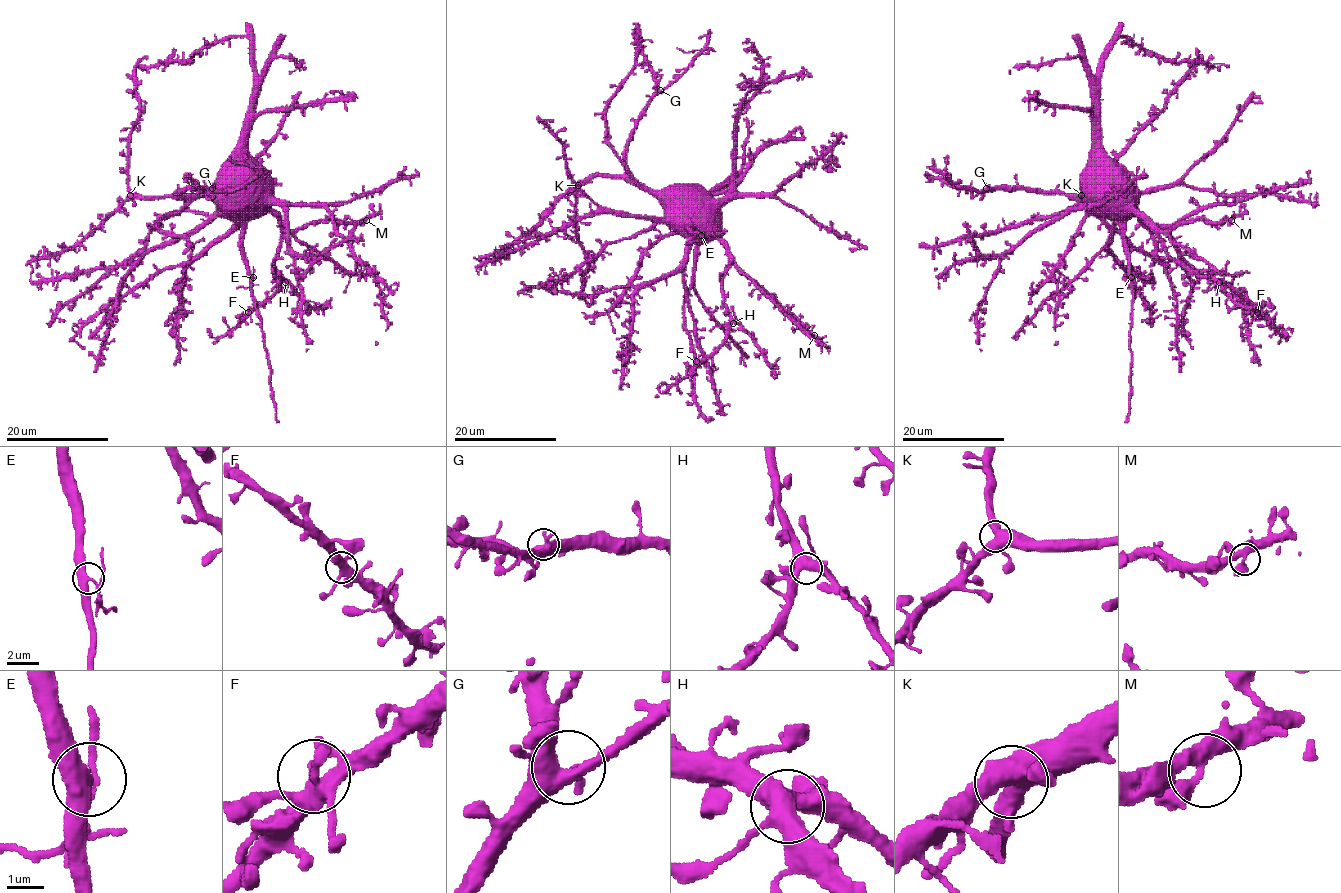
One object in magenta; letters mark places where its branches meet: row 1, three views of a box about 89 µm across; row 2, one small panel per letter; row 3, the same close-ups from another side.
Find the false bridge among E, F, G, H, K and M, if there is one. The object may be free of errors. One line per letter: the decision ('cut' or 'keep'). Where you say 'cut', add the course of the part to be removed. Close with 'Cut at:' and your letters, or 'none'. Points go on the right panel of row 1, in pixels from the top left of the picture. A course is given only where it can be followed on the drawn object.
E: cut
F: keep
G: keep
H: keep
K: keep
M: keep
Cut at: E

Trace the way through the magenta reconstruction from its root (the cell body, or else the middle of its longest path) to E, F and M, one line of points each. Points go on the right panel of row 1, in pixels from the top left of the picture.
E: (1086, 180), (1087, 204), (1096, 213), (1110, 218), (1121, 229), (1127, 273), (1131, 277)
F: (1086, 180), (1117, 204), (1127, 204), (1157, 234), (1162, 247), (1172, 258), (1200, 274), (1226, 281), (1257, 312)
M: (1086, 180), (1117, 204), (1130, 204), (1162, 231), (1197, 219), (1231, 220)

